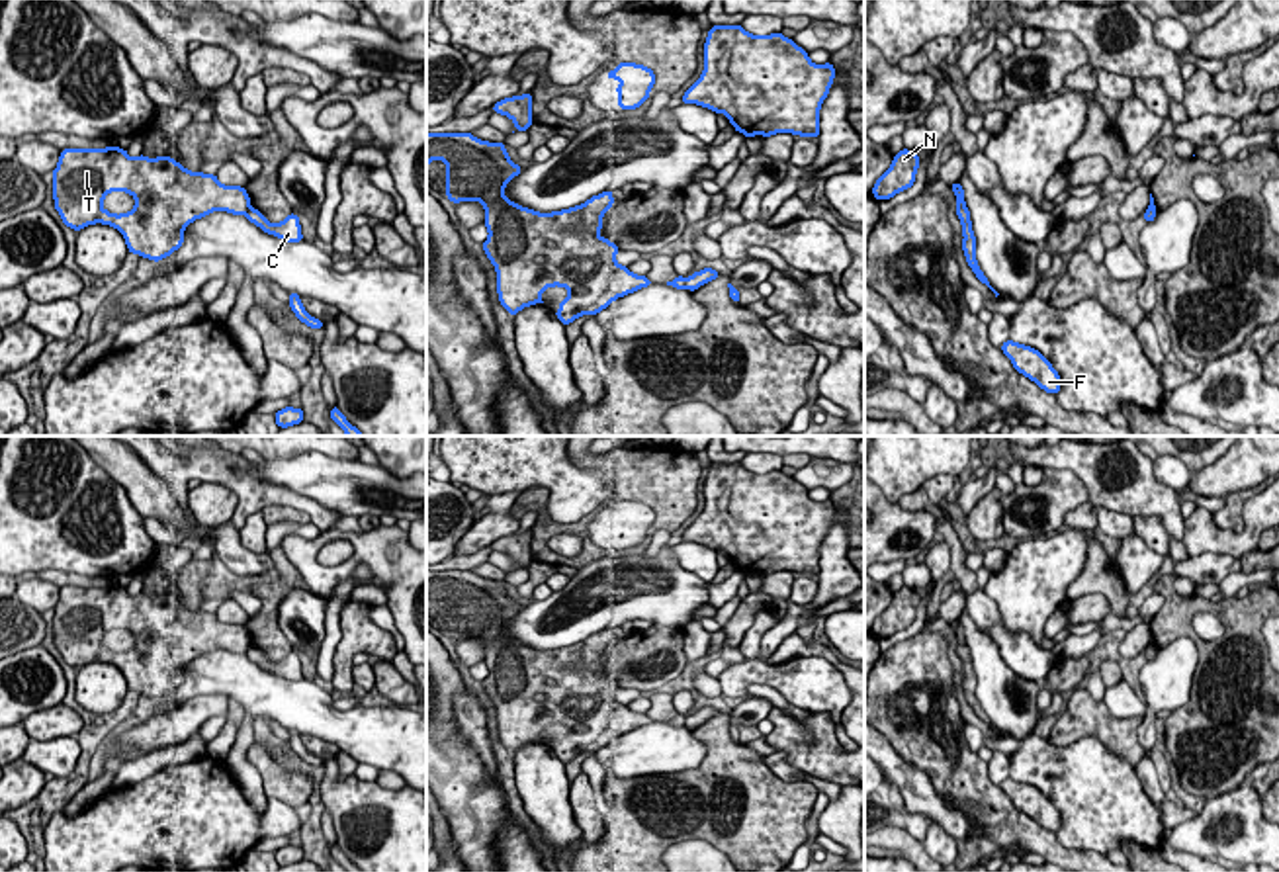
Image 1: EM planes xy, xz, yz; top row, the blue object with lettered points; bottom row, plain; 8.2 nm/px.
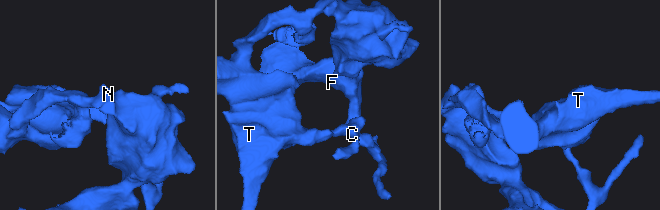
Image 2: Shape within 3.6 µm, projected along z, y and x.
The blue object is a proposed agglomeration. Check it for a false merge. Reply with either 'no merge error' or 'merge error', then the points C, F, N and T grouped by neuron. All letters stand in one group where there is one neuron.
merge error; C / F N T

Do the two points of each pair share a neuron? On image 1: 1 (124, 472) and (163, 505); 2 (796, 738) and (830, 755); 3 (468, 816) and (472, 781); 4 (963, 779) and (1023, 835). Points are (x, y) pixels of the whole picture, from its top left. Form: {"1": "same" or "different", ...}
{"1": "same", "2": "same", "3": "same", "4": "same"}

